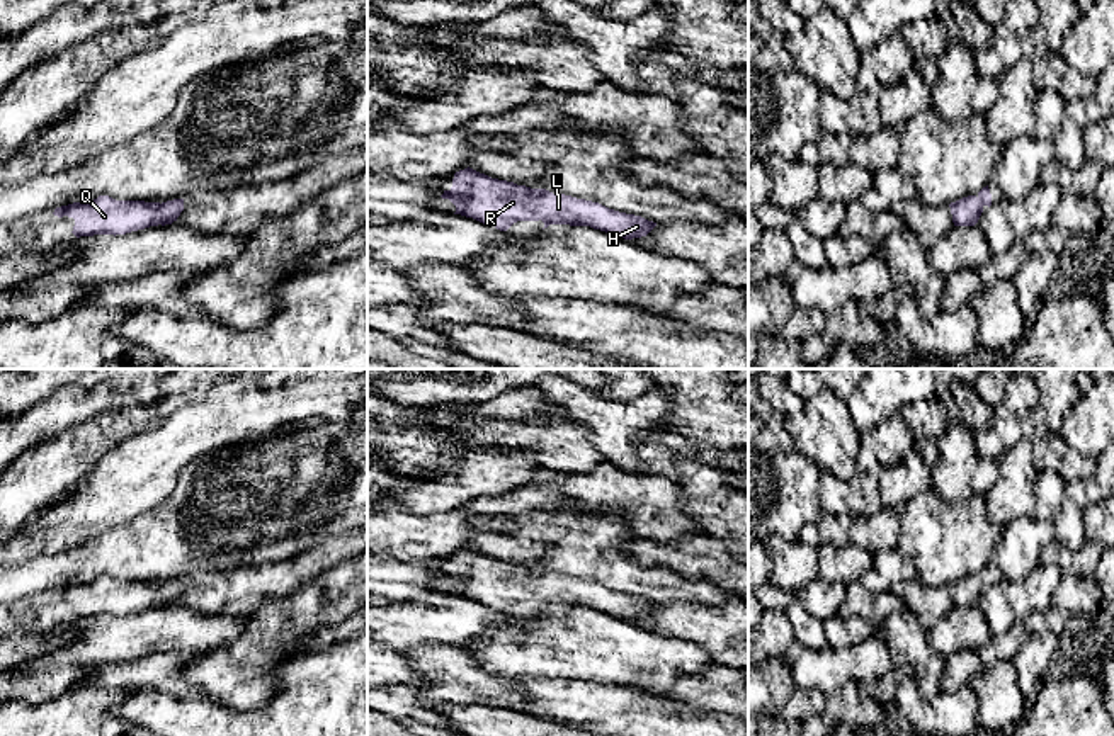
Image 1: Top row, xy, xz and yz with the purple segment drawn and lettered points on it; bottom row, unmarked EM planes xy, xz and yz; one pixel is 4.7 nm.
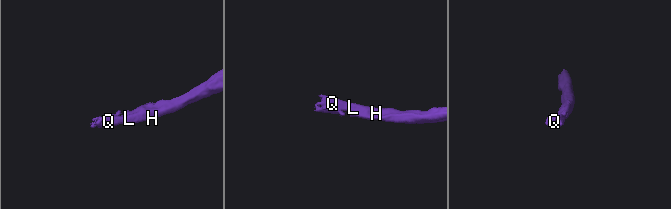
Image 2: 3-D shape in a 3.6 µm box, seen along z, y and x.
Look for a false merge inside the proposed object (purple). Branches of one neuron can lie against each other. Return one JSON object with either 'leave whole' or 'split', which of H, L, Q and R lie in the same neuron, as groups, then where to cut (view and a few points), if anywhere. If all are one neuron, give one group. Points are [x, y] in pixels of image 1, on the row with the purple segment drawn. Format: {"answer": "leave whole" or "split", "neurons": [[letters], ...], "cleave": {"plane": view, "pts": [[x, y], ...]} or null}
{"answer": "leave whole", "neurons": [["H", "L", "Q", "R"]], "cleave": null}

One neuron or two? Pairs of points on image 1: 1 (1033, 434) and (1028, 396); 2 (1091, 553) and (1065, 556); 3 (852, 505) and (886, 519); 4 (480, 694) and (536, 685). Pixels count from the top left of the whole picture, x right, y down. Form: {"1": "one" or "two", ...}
{"1": "two", "2": "one", "3": "two", "4": "two"}

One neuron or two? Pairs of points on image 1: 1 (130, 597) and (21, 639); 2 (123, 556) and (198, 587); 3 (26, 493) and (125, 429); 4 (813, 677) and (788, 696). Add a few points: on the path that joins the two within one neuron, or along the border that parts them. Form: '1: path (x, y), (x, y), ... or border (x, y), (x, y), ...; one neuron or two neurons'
1: border (34, 624), (17, 631); two neurons
2: border (223, 570), (189, 575), (184, 580); two neurons
3: path (50, 469), (101, 434); one neuron
4: border (790, 662), (798, 687), (827, 696); two neurons

